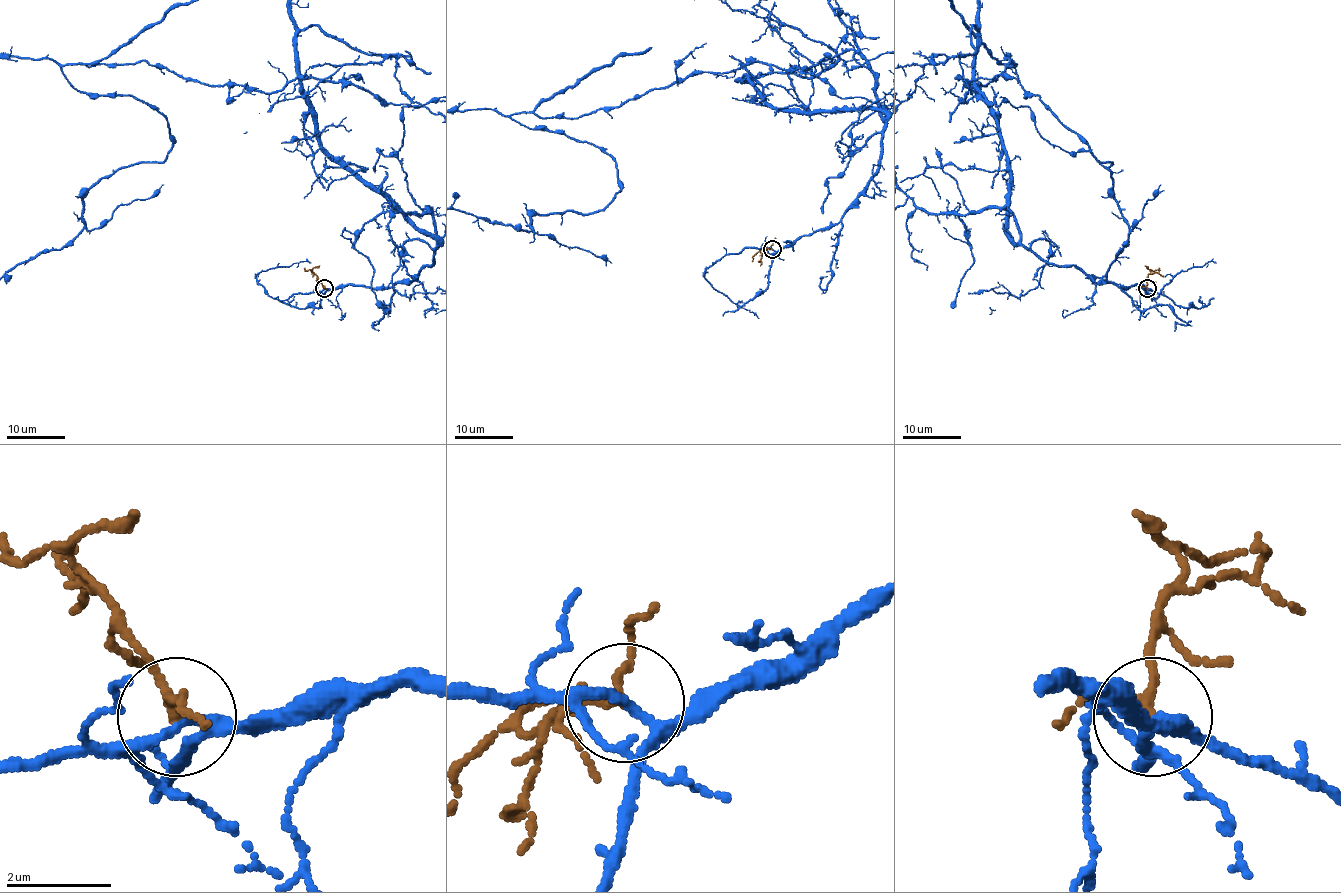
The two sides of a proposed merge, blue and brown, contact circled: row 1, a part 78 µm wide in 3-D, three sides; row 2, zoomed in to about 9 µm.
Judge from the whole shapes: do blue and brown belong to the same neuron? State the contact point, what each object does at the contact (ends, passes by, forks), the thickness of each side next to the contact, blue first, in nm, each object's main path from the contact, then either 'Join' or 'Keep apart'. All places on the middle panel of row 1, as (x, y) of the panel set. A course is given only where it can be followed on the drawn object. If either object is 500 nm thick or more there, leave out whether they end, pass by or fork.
Place: (772, 249). At the ring blue forks. At the ring brown passes by. Thickness 190 nm (blue) against 140 nm. Course of brown: (771, 249), (758, 252), (752, 261). Keep apart

